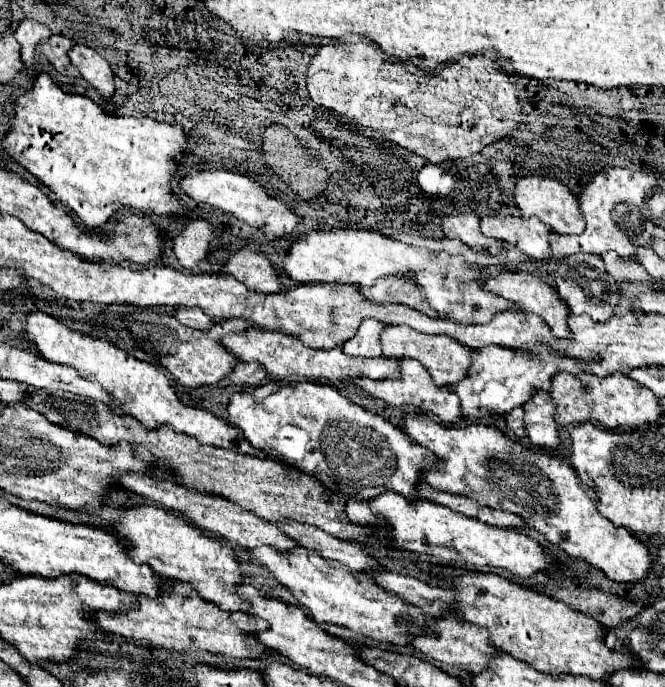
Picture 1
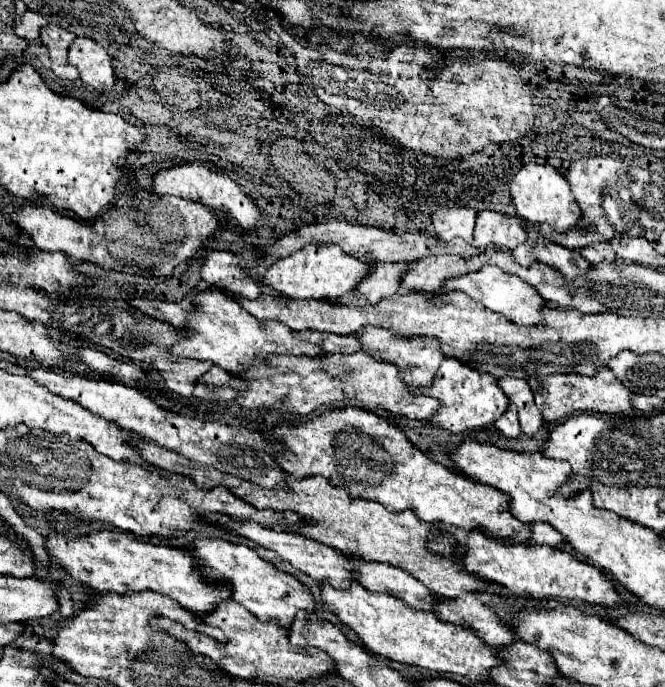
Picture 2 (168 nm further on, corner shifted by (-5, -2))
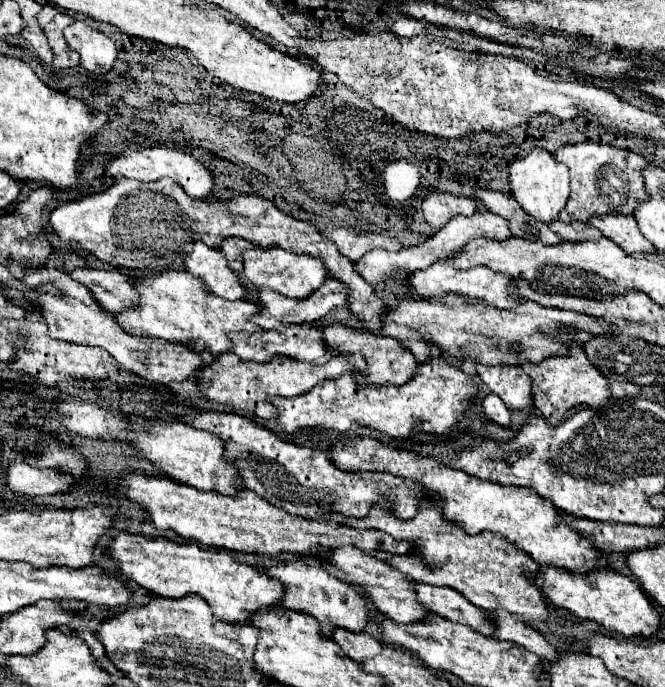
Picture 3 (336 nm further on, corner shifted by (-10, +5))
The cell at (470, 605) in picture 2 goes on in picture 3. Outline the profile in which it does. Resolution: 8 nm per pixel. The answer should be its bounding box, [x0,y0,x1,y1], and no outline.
[492,610,558,662]

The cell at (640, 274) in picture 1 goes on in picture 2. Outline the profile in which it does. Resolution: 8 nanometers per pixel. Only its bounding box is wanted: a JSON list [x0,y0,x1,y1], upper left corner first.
[581,243,619,265]

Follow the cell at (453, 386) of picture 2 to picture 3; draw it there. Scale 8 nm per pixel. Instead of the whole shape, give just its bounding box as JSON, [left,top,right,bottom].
[272,358,474,438]

